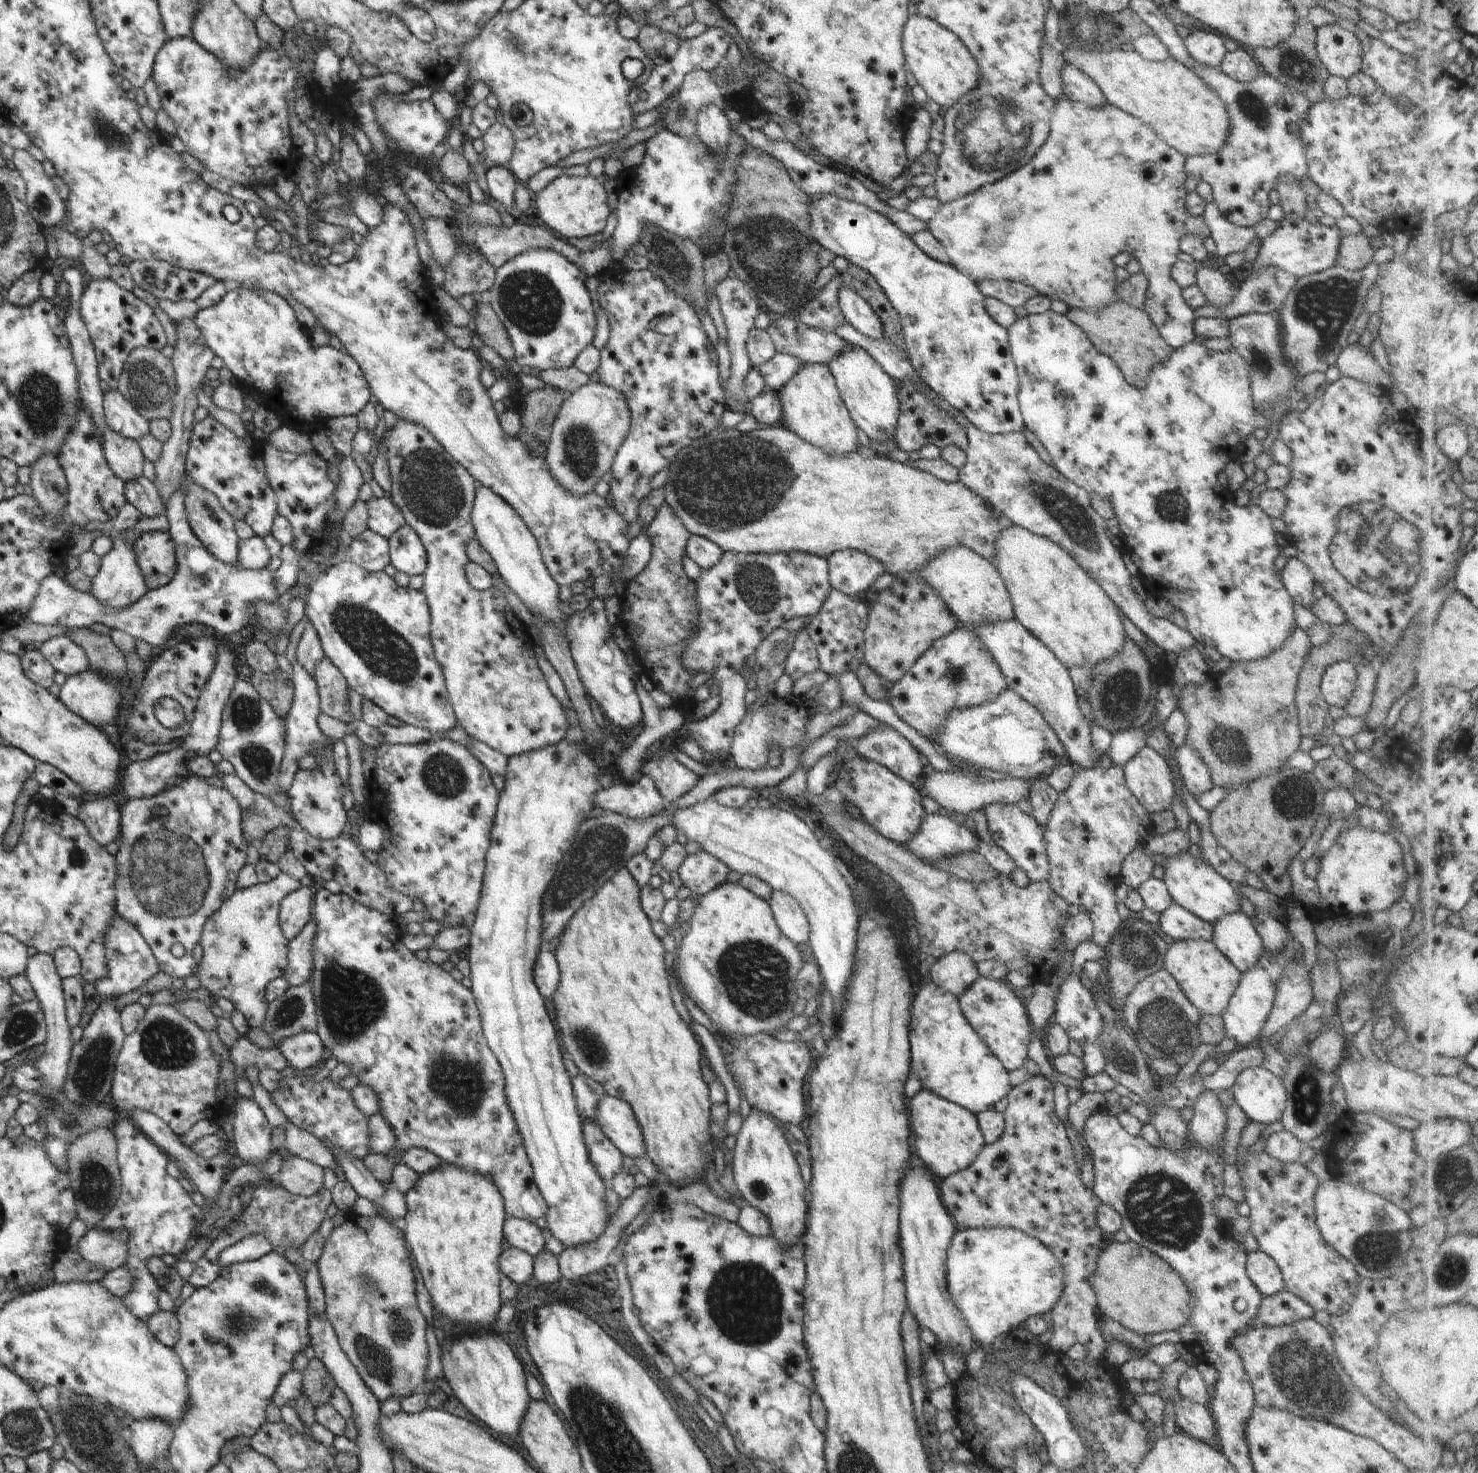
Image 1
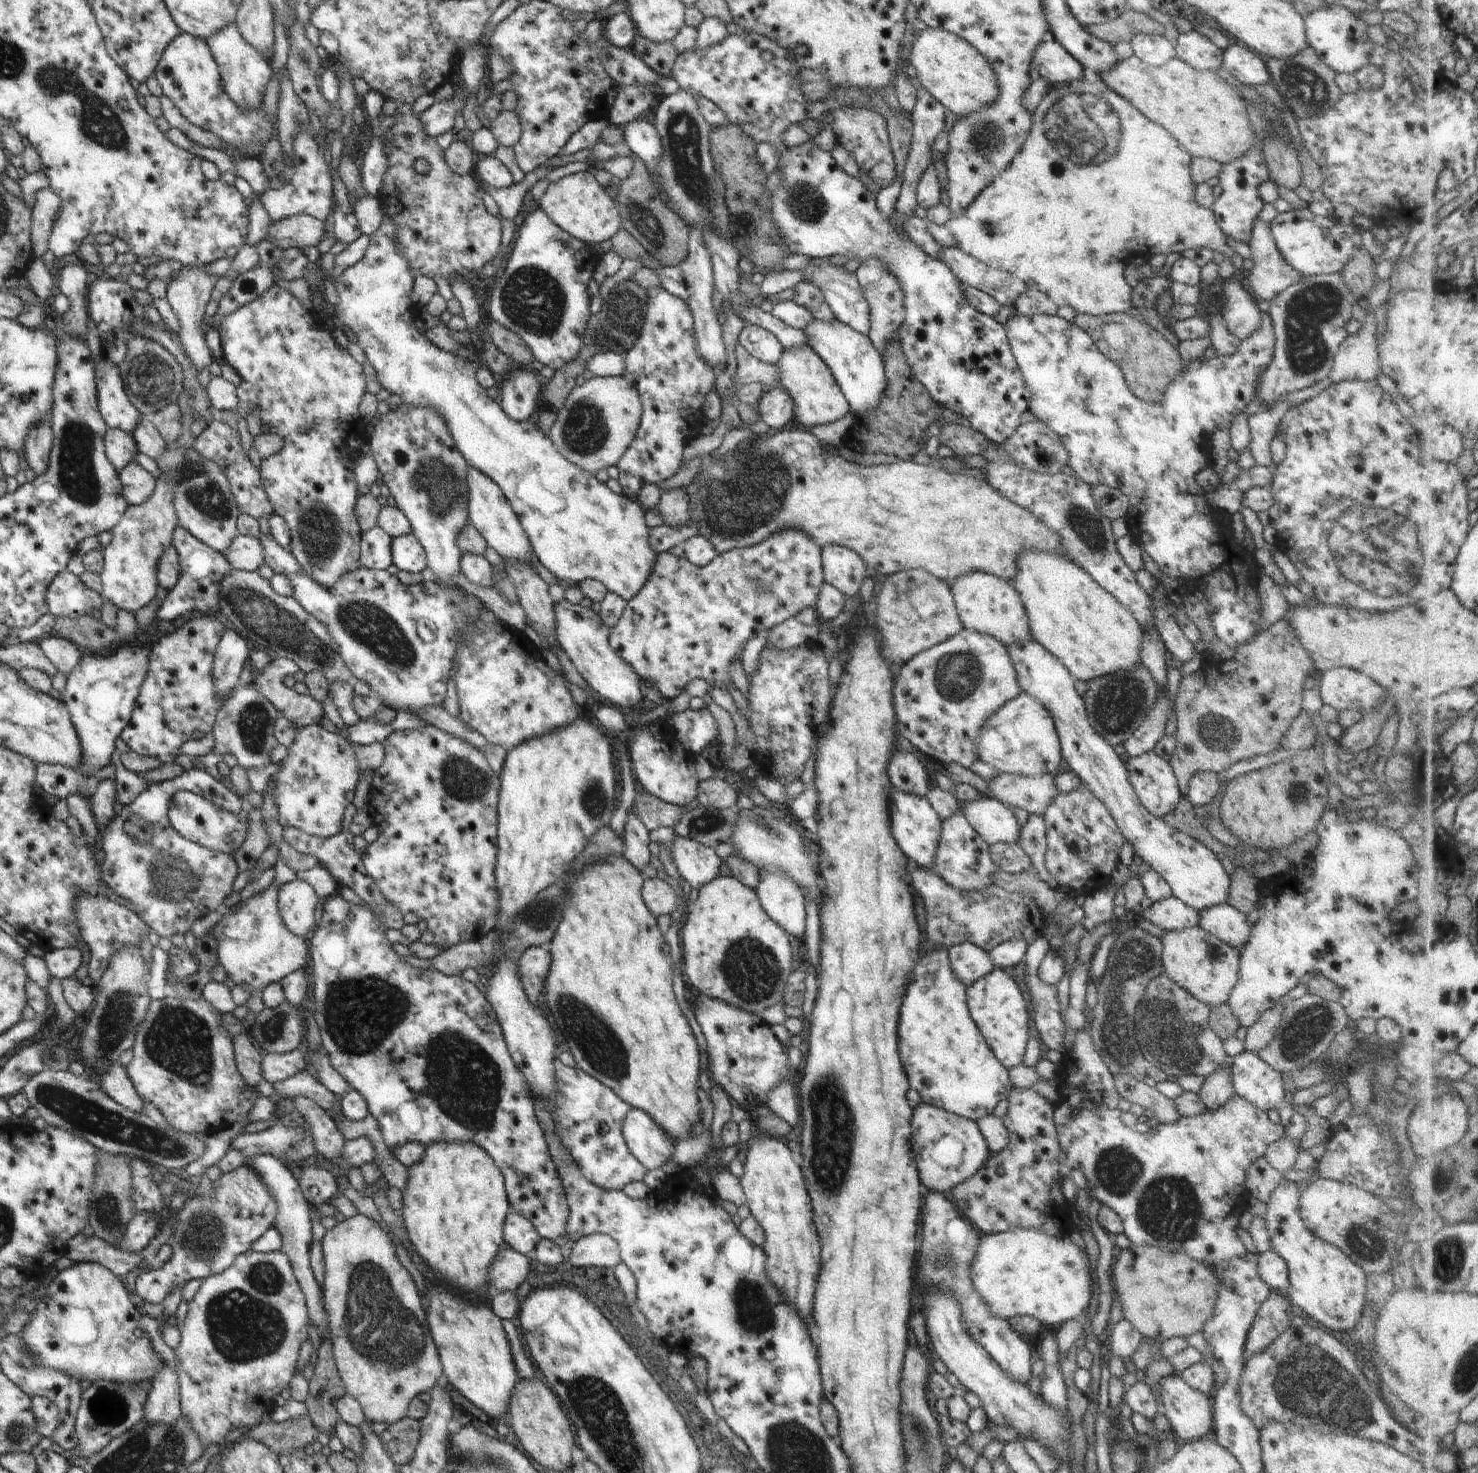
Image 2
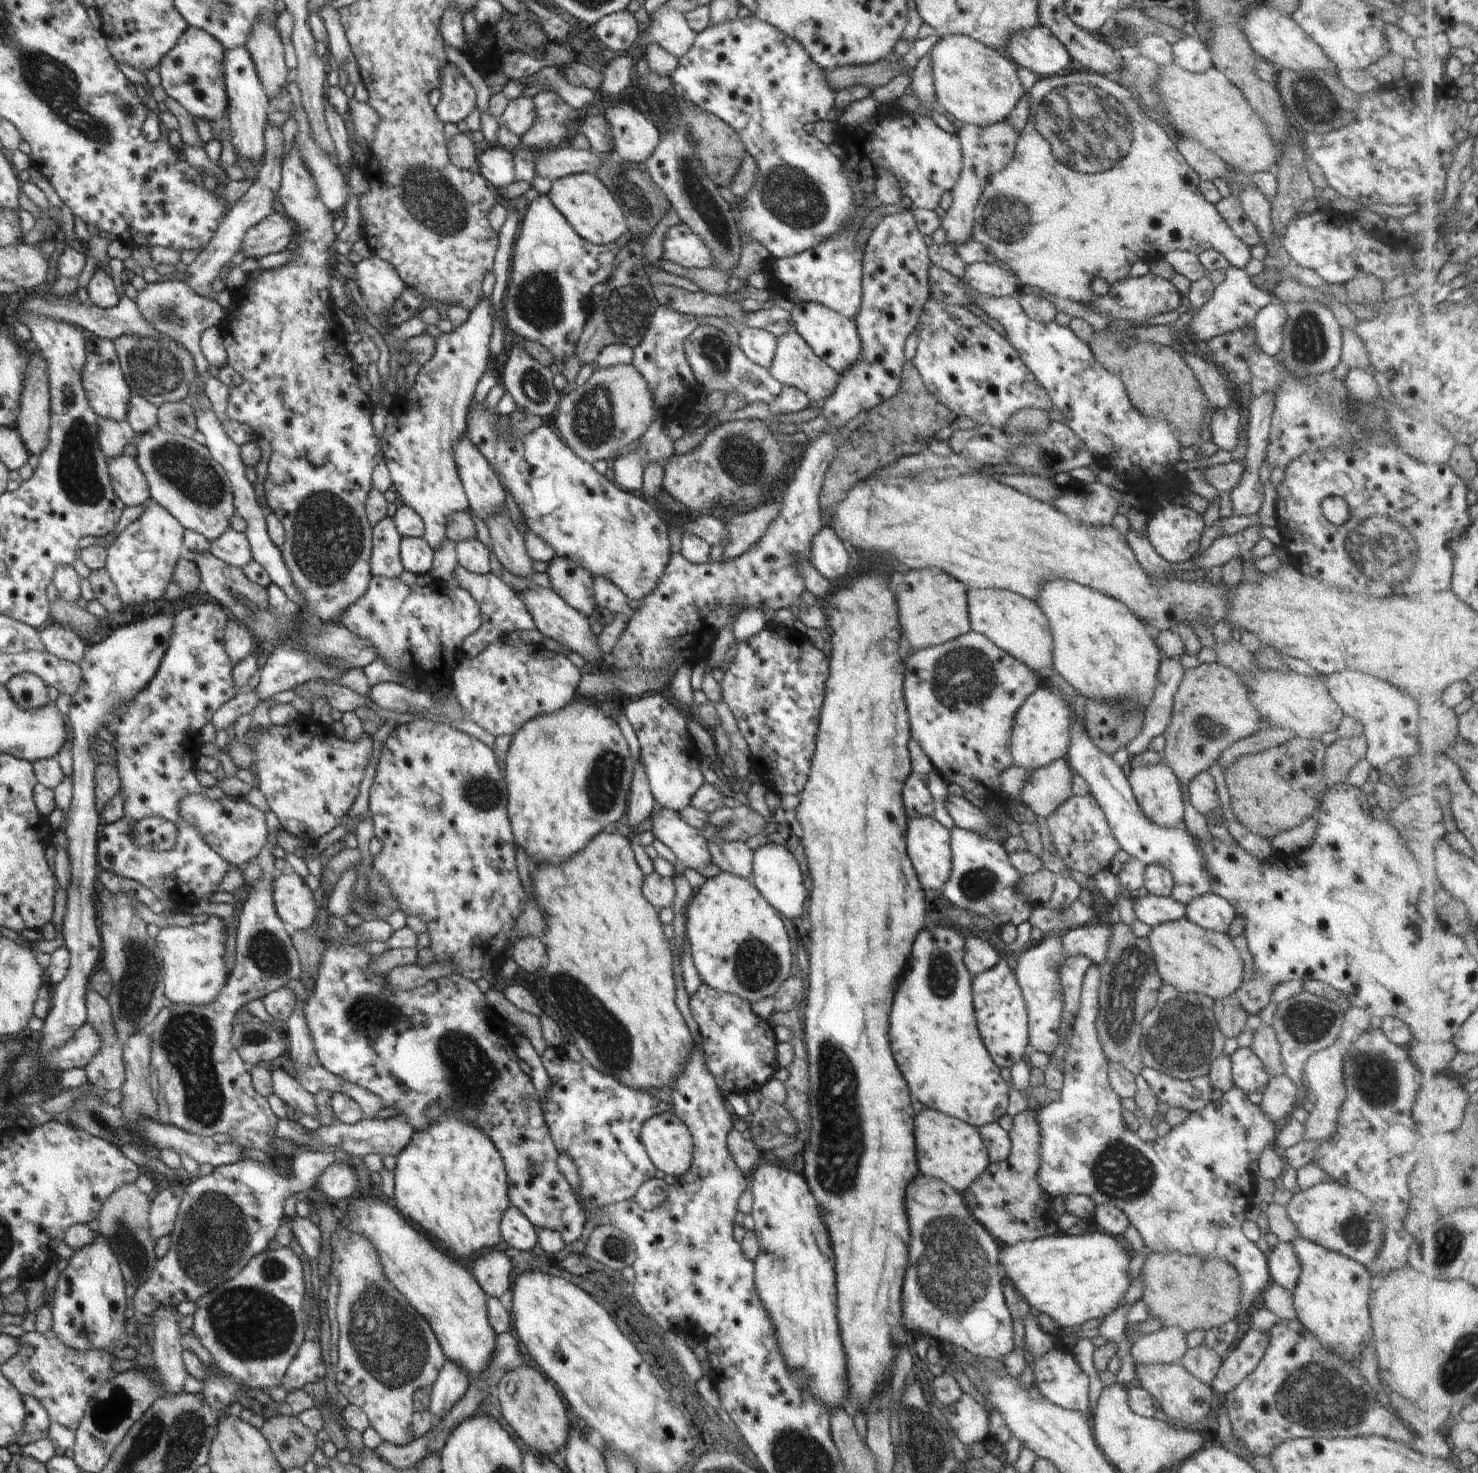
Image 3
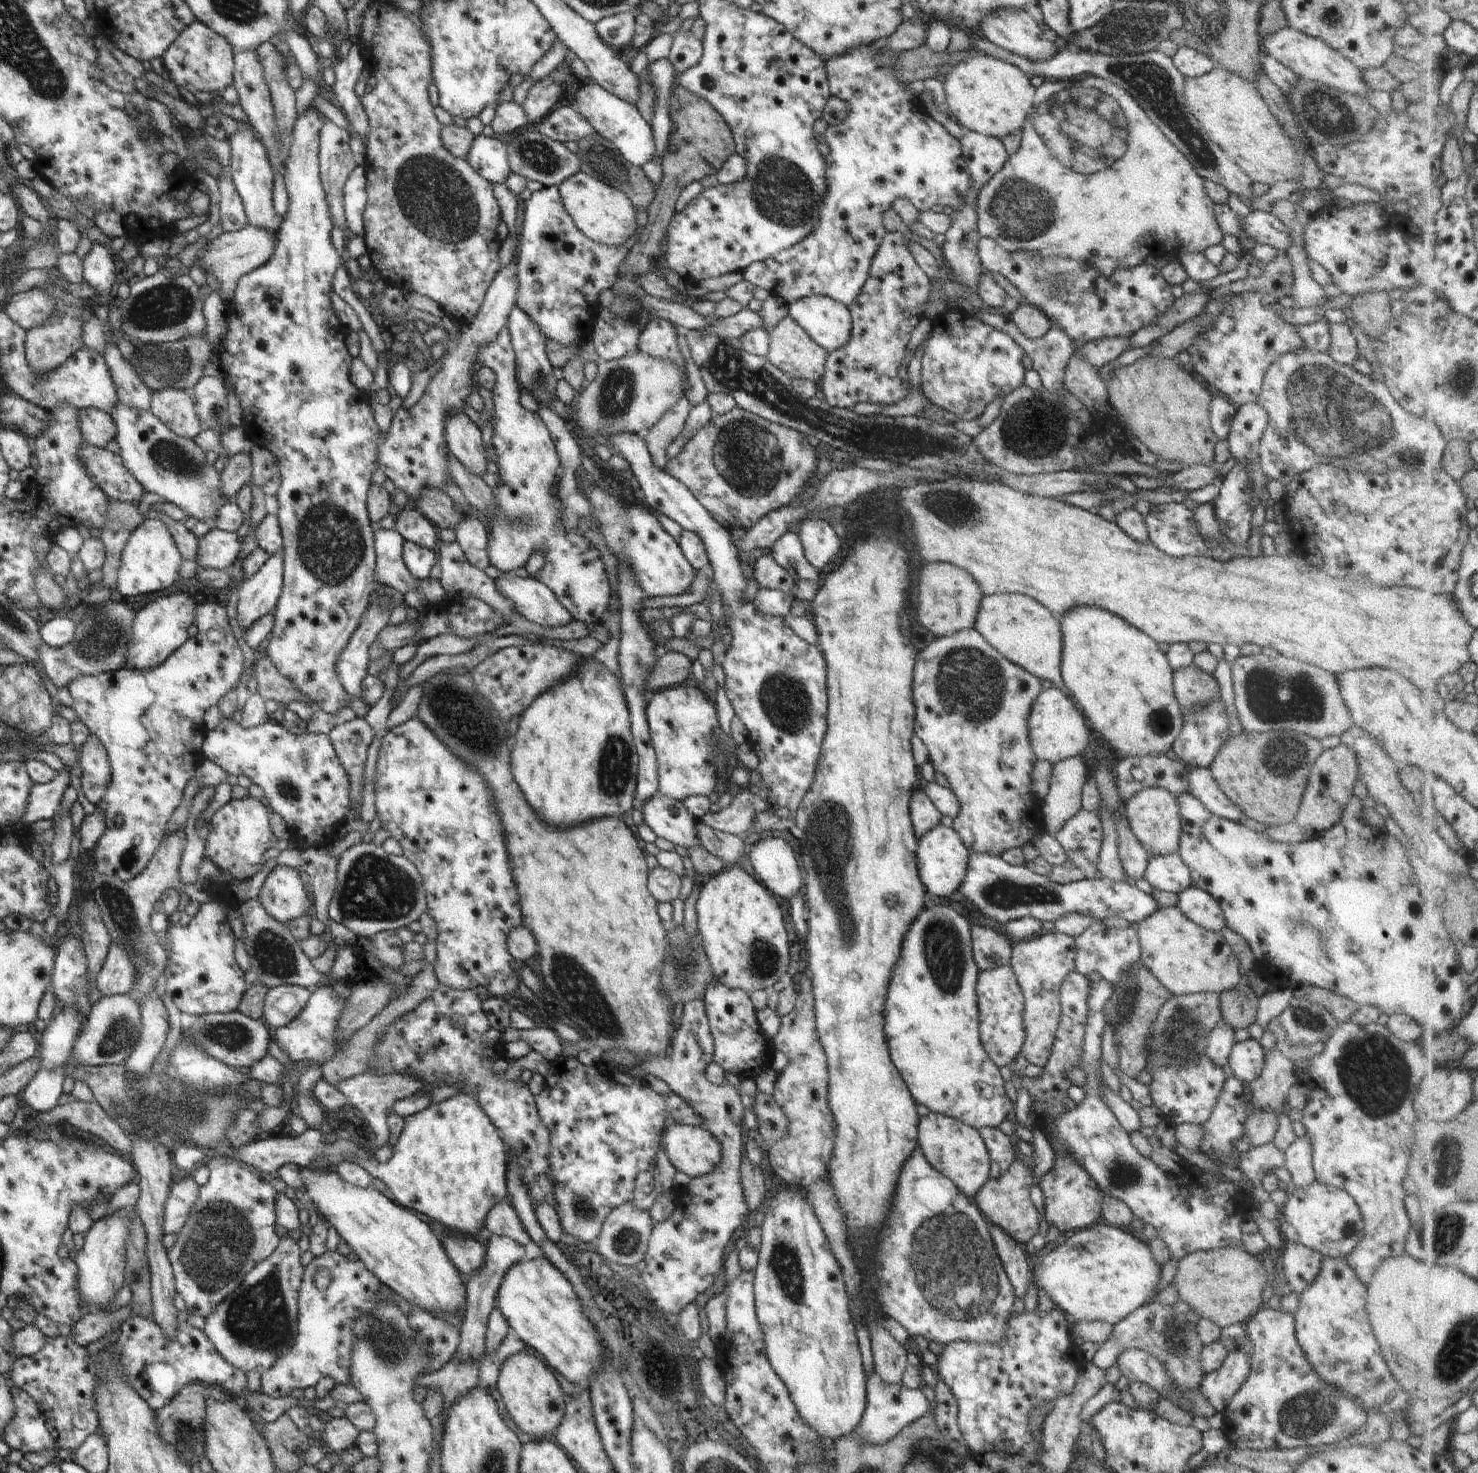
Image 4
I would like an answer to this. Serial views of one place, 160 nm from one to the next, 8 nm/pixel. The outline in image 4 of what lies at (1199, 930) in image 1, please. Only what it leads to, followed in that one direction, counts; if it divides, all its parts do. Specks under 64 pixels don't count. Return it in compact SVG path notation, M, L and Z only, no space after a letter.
M974 851L969 854L967 871L957 891L956 897L961 896L978 906L986 918L994 918L1002 924L1022 917L1054 922L1070 913L1083 914L1094 921L1118 916L1130 923L1139 923L1159 907L1152 895L1138 889L1134 884L1114 882L1104 877L1058 884L1047 876L1032 872L1025 864L1011 865L1002 860L1001 856Z

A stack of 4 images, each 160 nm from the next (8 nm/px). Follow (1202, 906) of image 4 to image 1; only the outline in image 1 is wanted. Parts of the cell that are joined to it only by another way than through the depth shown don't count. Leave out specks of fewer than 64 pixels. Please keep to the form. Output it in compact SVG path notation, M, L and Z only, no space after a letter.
M1236 911L1213 922L1216 948L1241 972L1257 965L1264 950L1260 935L1243 911Z

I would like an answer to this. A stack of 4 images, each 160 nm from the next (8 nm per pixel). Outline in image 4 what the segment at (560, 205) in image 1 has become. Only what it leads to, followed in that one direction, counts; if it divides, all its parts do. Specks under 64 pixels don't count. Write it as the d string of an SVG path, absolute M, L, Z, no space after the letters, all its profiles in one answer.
M578 171L562 181L559 186L560 198L566 212L572 217L580 232L590 240L609 247L622 246L634 232L638 232L636 224L636 210L630 199L589 174Z

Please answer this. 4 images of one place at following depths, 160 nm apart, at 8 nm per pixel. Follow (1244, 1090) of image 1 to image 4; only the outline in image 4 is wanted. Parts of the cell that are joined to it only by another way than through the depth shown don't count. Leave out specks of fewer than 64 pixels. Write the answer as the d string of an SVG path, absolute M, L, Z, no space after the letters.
M1255 1039L1234 1043L1228 1064L1233 1075L1242 1082L1252 1082L1260 1076L1265 1063L1265 1052Z

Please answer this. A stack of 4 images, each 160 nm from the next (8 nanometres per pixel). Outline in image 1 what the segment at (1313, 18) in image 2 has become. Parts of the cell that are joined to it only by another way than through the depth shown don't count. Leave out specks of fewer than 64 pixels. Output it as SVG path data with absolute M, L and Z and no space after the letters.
M1327 24L1316 29L1318 58L1330 75L1348 80L1361 70L1363 46L1354 33Z

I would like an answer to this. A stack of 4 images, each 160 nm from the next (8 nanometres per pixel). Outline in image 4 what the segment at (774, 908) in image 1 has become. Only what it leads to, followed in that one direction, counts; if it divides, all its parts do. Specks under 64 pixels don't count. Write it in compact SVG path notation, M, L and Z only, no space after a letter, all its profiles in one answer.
M780 837L760 839L748 852L748 858L754 870L760 876L759 881L780 898L790 898L802 888L800 868L794 857L794 851Z

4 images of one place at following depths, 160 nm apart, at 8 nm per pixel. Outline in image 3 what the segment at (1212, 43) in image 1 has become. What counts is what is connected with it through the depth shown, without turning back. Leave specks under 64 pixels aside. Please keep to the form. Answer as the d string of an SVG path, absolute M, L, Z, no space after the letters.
M1186 36L1172 45L1174 63L1186 72L1201 74L1213 68L1212 54L1195 36Z

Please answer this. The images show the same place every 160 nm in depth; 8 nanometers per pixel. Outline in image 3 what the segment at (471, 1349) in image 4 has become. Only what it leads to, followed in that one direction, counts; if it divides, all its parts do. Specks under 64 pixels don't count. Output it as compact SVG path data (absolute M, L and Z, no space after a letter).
M447 1360L447 1364L431 1385L428 1410L432 1414L432 1421L441 1420L460 1402L460 1398L466 1394L469 1386L466 1378L468 1376L460 1370L460 1366Z

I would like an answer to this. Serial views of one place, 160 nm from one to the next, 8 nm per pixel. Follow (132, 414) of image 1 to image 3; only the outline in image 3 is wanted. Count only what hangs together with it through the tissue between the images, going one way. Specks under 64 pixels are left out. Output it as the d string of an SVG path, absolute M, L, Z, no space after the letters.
M87 335L86 364L82 370L82 384L86 390L86 398L96 414L114 422L126 422L131 392L122 374L114 344L109 339Z

